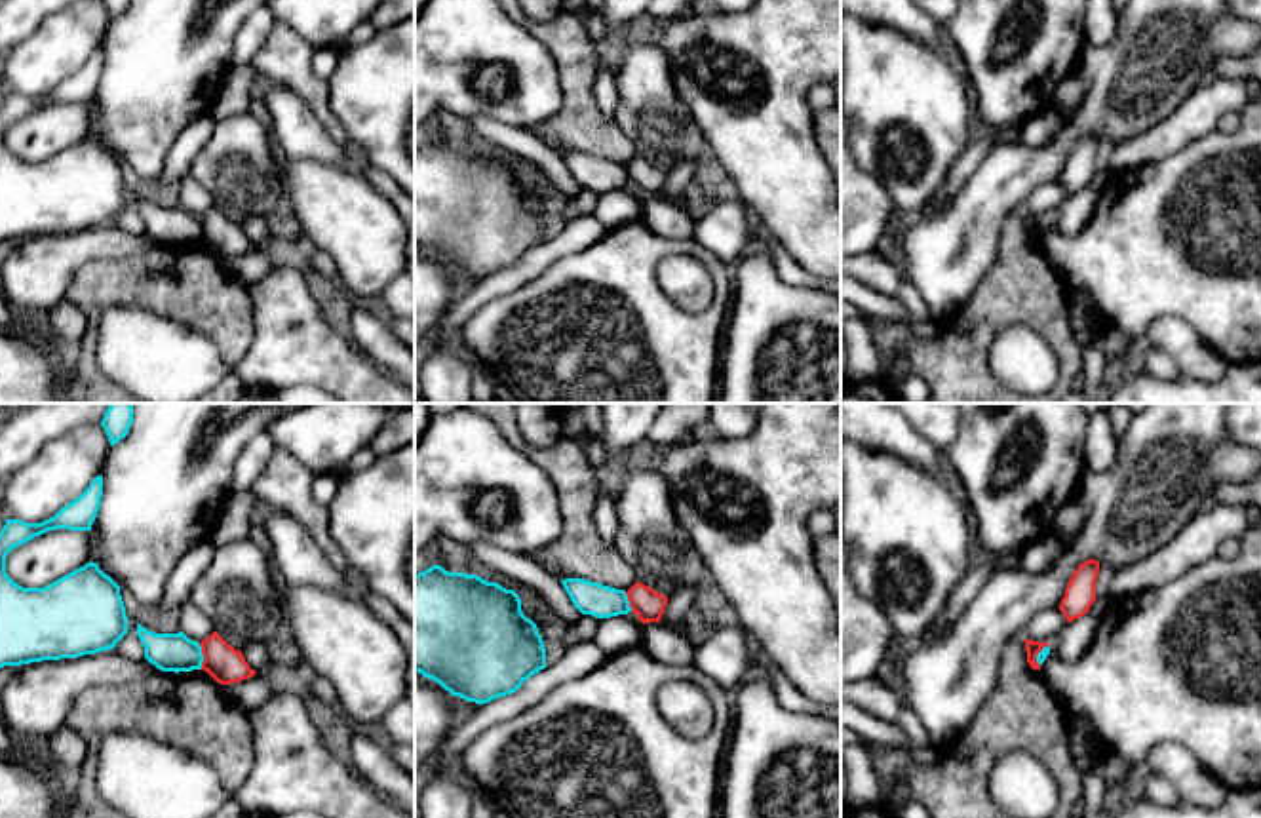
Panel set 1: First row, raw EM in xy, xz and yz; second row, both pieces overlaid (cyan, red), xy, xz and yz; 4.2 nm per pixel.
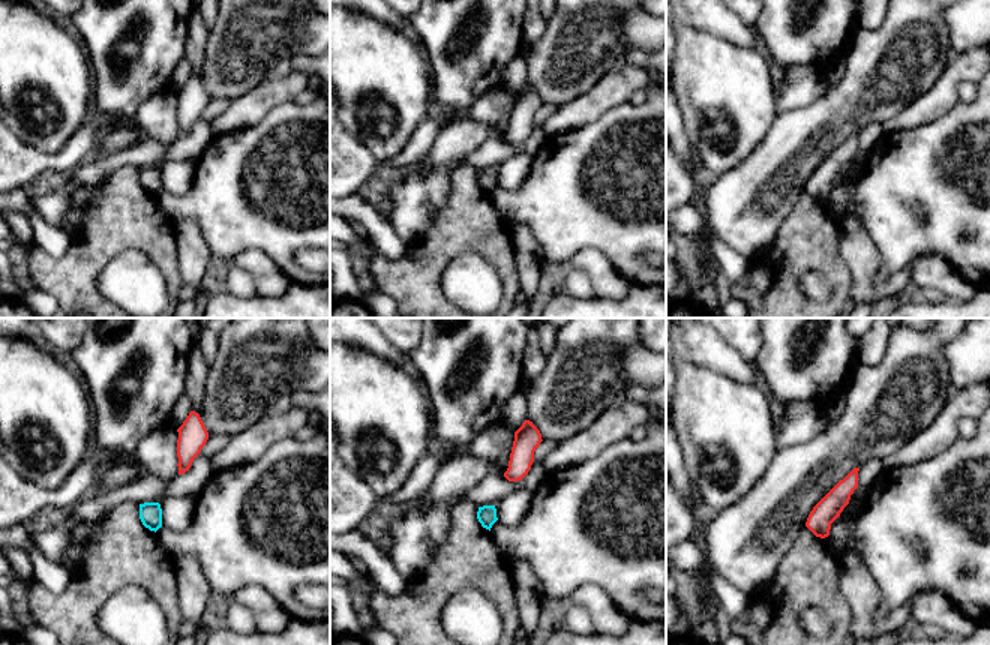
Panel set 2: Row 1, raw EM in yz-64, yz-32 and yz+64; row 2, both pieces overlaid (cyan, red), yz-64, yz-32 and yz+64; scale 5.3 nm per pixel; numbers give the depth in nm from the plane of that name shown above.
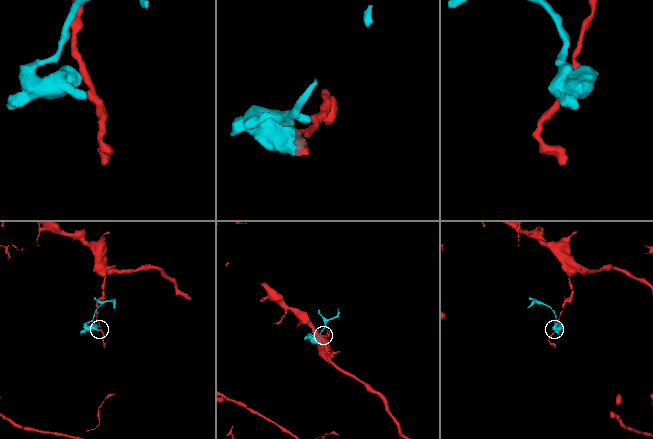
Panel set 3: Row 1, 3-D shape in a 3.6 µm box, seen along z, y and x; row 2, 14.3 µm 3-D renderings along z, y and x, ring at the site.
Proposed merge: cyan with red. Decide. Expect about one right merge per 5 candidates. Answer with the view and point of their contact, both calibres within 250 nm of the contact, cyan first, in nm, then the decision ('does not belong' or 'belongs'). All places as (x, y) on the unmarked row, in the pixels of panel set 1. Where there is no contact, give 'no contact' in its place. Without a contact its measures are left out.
xy (202, 231) | 160/160 nm | does not belong

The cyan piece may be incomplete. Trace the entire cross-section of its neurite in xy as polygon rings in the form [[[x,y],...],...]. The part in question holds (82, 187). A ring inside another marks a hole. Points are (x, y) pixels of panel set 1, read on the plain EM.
[[[97,49],[78,72],[42,97],[6,93],[0,105],[0,242],[95,228],[114,223],[127,207],[120,160],[97,137],[89,135],[44,162],[23,162],[6,146],[8,127],[34,110],[55,103],[91,105],[101,70],[103,49]]]

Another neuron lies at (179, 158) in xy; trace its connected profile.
[[[209,112],[192,120],[169,148],[165,156],[165,166],[160,175],[160,183],[183,185],[196,154],[209,141],[213,129],[215,129],[215,120]]]

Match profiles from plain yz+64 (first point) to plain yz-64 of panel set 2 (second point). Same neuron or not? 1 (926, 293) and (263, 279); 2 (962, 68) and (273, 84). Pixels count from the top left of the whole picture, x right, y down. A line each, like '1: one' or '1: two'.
1: two
2: one

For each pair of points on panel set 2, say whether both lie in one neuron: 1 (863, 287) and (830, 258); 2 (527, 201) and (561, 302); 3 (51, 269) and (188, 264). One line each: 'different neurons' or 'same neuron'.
1: different neurons
2: different neurons
3: different neurons

